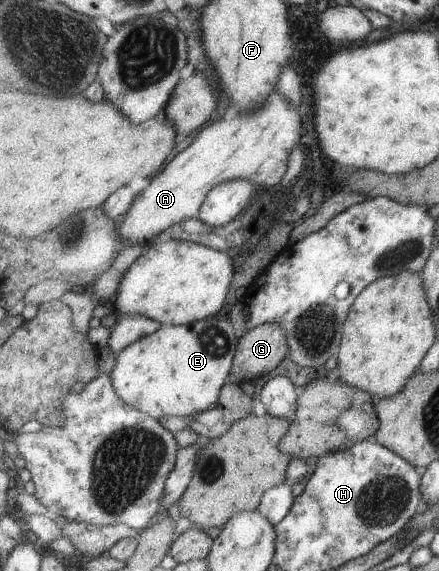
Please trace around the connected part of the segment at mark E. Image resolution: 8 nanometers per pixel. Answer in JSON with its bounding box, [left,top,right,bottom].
[111,315,239,420]

